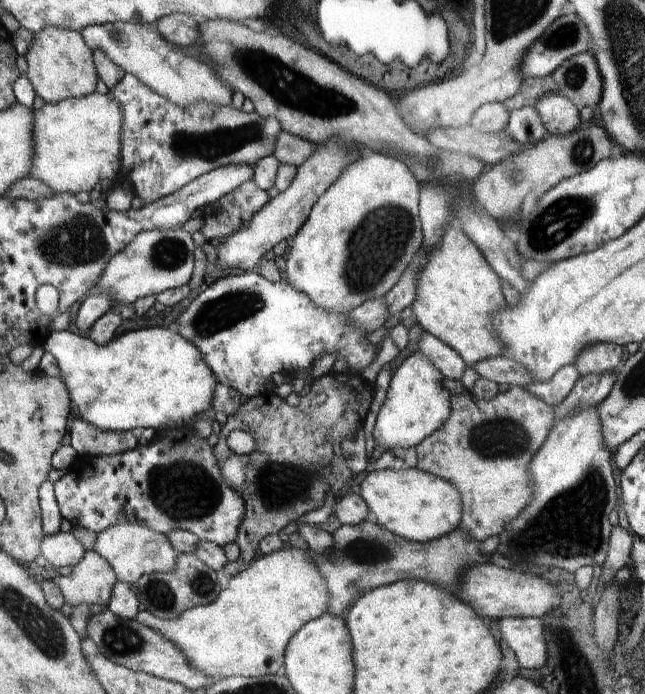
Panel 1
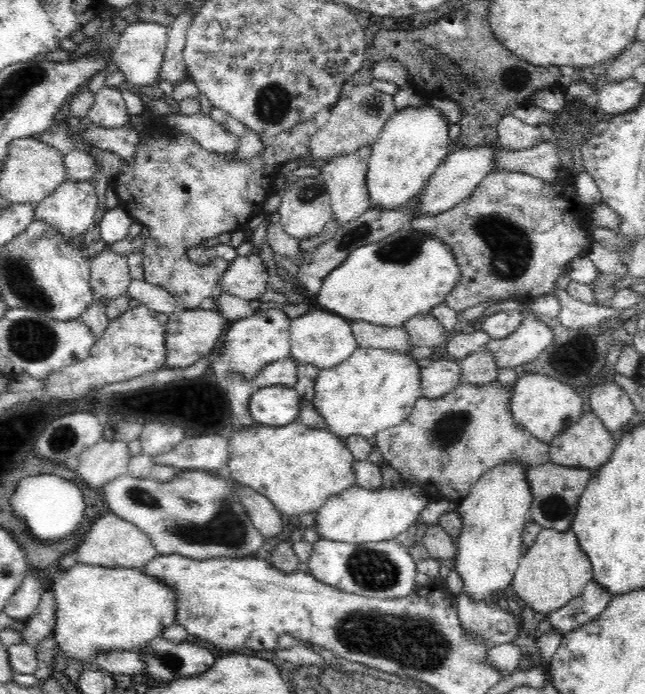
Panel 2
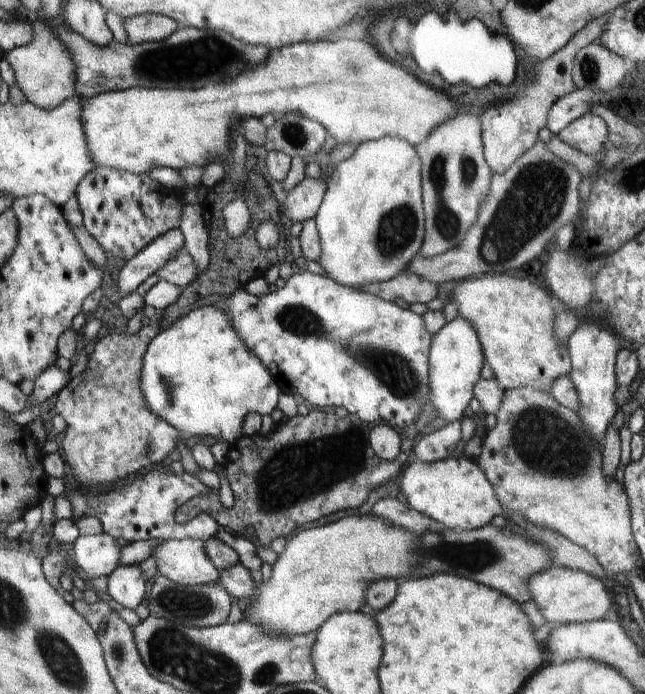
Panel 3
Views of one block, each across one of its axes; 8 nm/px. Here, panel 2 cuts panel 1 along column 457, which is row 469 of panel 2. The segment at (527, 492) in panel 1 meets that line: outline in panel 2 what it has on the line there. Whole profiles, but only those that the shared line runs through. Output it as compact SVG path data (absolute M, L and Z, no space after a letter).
M497 381L484 386L461 382L446 396L435 399L422 396L415 402L412 412L405 421L375 434L376 447L382 452L383 460L397 470L401 479L419 484L430 496L438 492L438 496L442 496L442 499L448 498L458 503L487 470L500 463L514 461L530 468L550 461L548 443L538 441L532 432L514 421L510 410L510 398L512 398L512 385L502 385Z

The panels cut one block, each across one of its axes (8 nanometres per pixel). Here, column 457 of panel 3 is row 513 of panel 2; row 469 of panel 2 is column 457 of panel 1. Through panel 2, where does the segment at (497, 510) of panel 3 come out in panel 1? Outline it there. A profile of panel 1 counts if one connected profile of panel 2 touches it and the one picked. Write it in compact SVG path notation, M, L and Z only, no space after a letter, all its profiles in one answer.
M420 468L366 472L360 484L360 496L370 508L371 518L382 528L410 542L430 542L459 528L462 498L454 484Z

